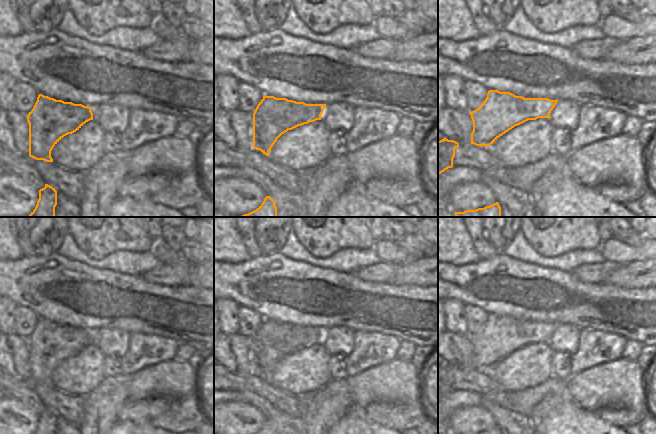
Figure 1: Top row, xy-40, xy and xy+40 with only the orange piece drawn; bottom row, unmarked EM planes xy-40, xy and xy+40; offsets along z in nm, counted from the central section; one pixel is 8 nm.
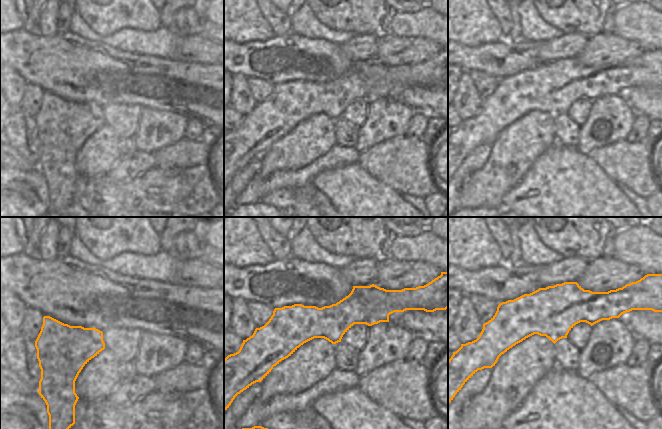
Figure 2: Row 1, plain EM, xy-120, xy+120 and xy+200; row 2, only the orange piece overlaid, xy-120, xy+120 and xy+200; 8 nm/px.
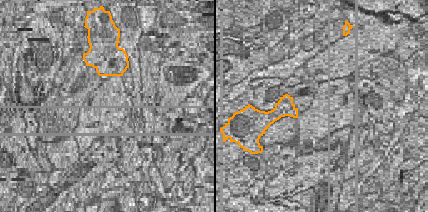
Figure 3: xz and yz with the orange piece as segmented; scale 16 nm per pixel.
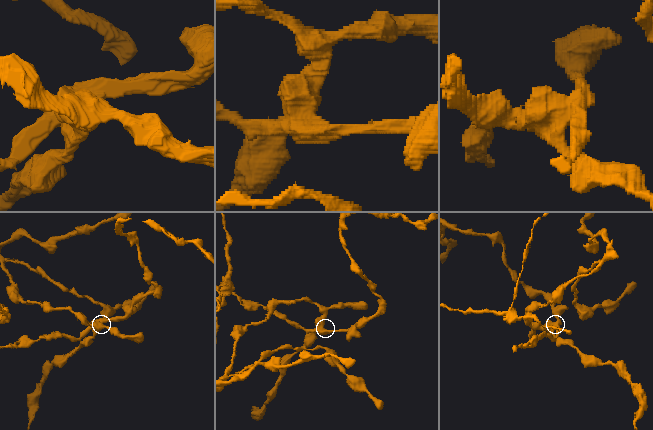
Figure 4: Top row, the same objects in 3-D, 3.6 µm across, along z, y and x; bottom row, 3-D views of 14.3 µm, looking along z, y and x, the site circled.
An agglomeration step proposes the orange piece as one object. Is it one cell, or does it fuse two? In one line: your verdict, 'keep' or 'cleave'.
cleave

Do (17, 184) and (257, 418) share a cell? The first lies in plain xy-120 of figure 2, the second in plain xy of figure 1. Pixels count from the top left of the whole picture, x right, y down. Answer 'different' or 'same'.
same

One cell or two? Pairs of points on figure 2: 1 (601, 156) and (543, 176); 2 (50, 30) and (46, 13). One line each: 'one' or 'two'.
1: two
2: one

